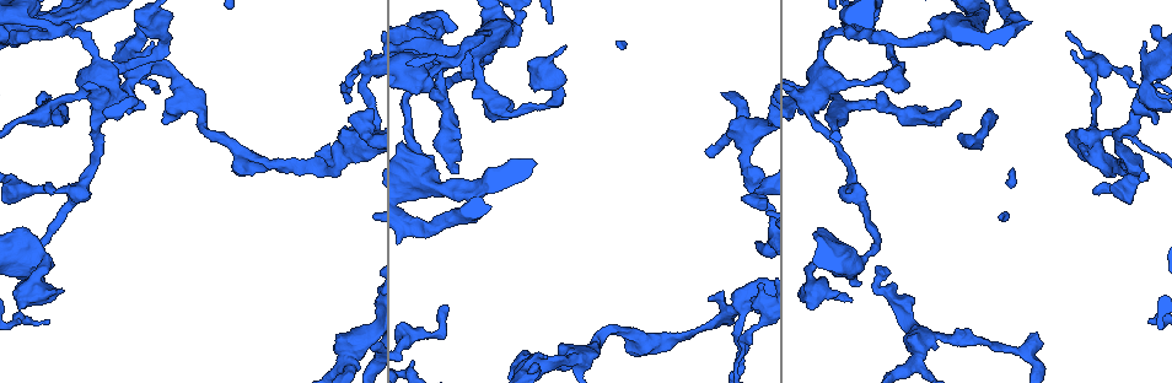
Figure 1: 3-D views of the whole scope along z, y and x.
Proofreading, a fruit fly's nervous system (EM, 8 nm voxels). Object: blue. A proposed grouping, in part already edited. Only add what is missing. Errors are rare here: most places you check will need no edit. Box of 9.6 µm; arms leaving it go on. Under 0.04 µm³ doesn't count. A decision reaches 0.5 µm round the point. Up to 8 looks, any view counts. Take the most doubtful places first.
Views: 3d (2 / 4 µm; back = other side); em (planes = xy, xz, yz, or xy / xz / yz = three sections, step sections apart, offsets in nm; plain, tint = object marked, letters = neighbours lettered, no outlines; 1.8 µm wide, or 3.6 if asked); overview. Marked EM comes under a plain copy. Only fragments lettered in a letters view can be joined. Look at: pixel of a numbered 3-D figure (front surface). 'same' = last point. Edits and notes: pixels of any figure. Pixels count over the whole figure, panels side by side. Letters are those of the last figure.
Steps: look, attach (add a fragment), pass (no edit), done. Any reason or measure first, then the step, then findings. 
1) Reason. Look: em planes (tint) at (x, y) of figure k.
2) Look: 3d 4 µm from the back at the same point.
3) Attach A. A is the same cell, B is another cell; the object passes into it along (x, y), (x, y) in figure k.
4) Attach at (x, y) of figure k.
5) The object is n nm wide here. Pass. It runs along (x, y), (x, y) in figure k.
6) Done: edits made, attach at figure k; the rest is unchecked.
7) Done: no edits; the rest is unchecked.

A narrow waist. Look: em 3.6 µm xz step 16 (tint) at (351, 348) of figure 1.

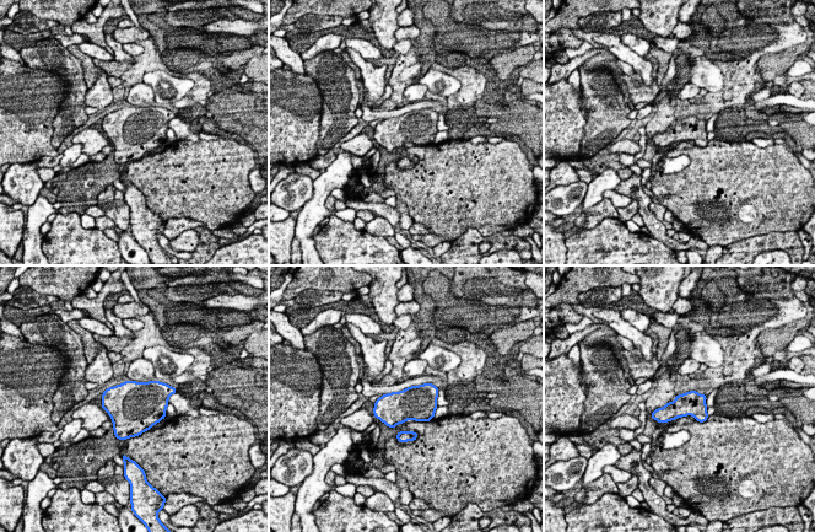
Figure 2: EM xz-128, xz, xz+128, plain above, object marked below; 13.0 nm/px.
Cut it another way. Look: em 3.6 µm planes (letters) at the same point.

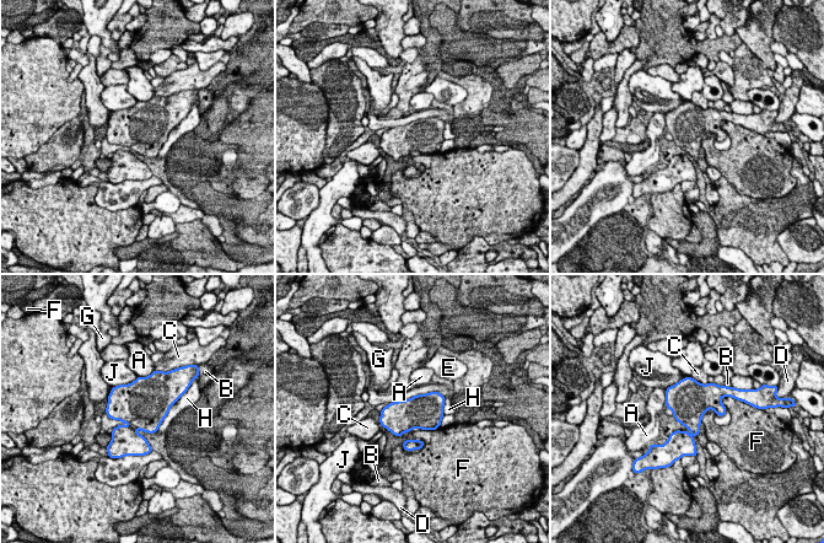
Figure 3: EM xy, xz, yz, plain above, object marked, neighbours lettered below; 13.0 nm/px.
Pass. A, B, C, D, E, F, G, H and J are other cells; a border runs along (435, 429), (412, 429), (408, 433) in figure 3; no lettered fragment goes on from it.

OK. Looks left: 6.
An open end. Look: 3d 2 µm at (446, 306) of figure 1.

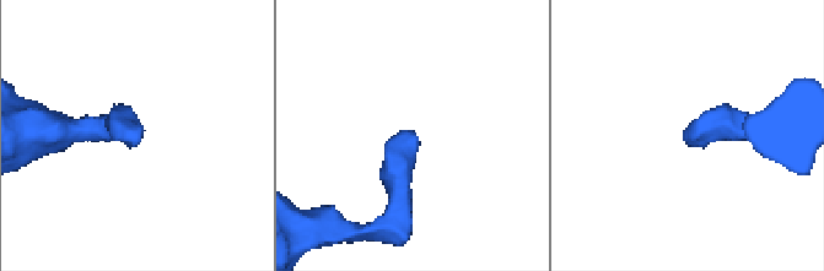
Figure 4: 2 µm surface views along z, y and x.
Need the tissue. Look: em planes (letters) at (134, 139) of figure 4.

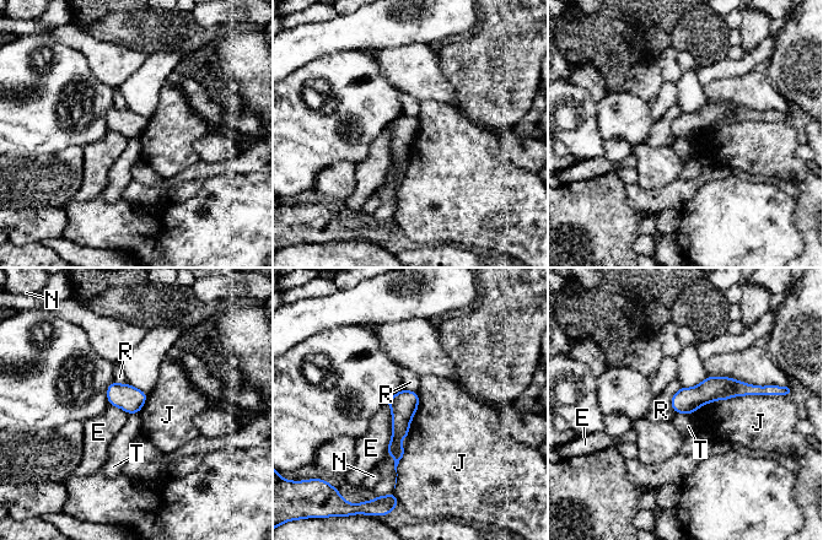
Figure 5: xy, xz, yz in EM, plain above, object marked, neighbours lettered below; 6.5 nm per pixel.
The object is 170 nm wide here; the longest contact is with J, 550 nm. Pass. E, J, N, R and T are other cells; no lettered fragment goes on from it.

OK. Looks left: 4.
Calibre changes. Look: em yz step 4 (letters) at (103, 108) of figure 1.

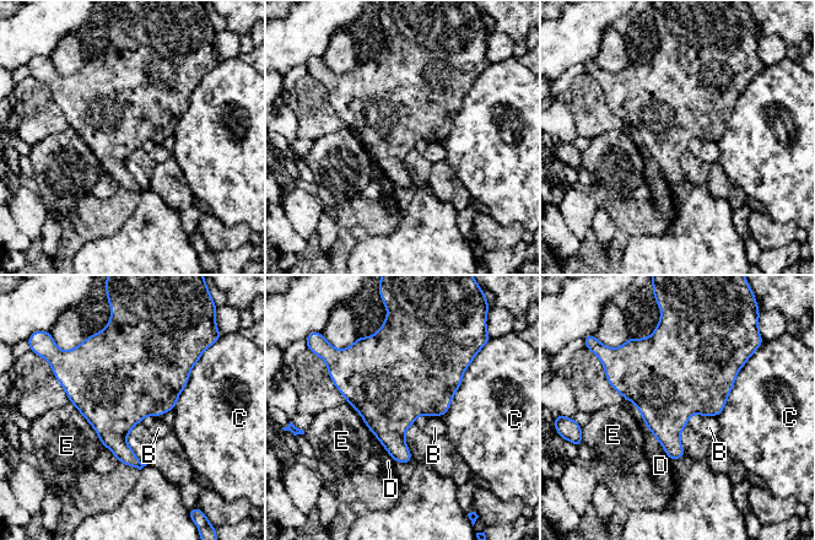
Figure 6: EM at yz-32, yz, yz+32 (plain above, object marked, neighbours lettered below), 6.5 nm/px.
Pass. B, C, D and E are other cells; a border runs along (716, 415), (706, 415), (703, 417) in figure 6; none of them fits.

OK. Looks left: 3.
End of a long branch. Look: em planes (letters) at (959, 99) of figure 1.

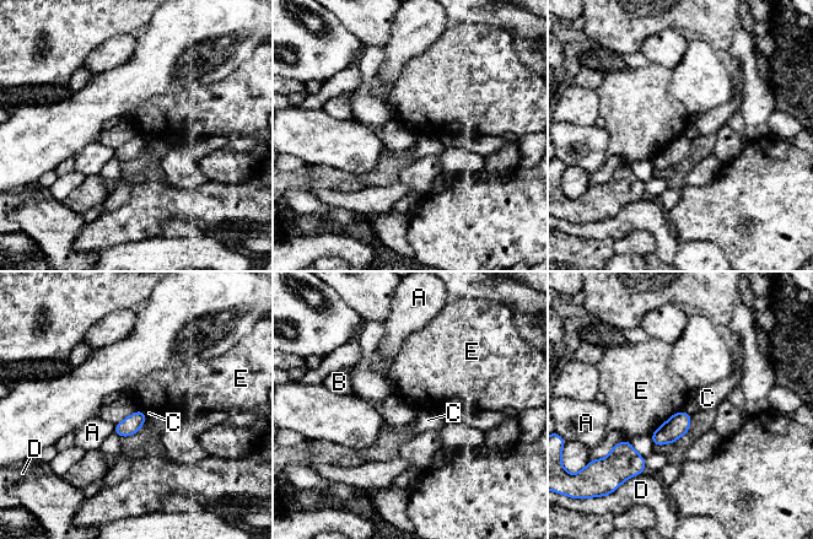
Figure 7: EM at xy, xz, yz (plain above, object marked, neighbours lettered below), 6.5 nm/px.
Pass. A, B, C, D and E are other cells; none of them fits.

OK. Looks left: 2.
Done: no edits; the rest is unchecked.

